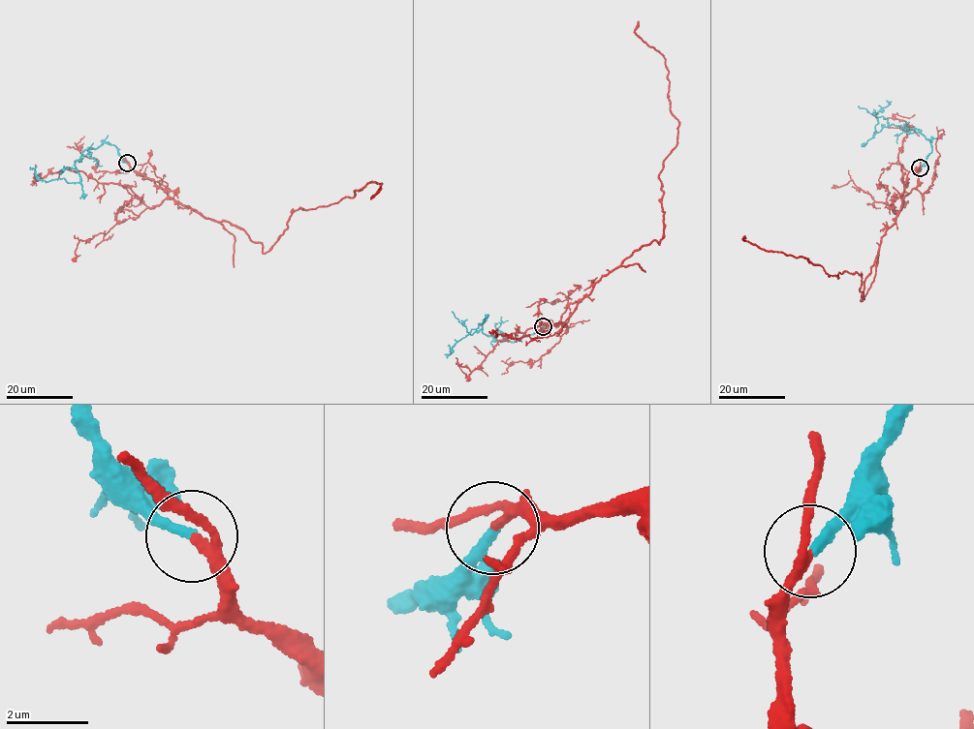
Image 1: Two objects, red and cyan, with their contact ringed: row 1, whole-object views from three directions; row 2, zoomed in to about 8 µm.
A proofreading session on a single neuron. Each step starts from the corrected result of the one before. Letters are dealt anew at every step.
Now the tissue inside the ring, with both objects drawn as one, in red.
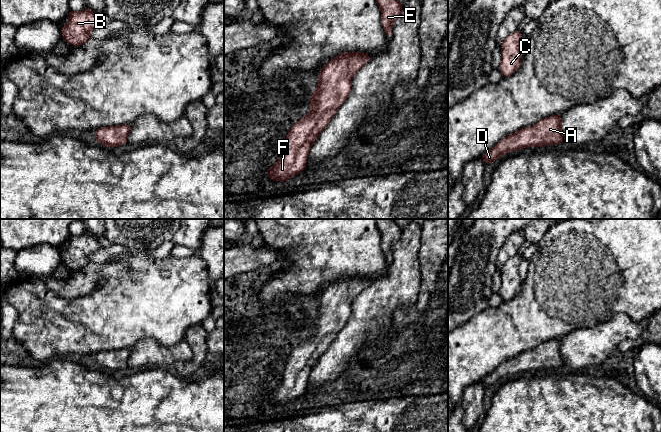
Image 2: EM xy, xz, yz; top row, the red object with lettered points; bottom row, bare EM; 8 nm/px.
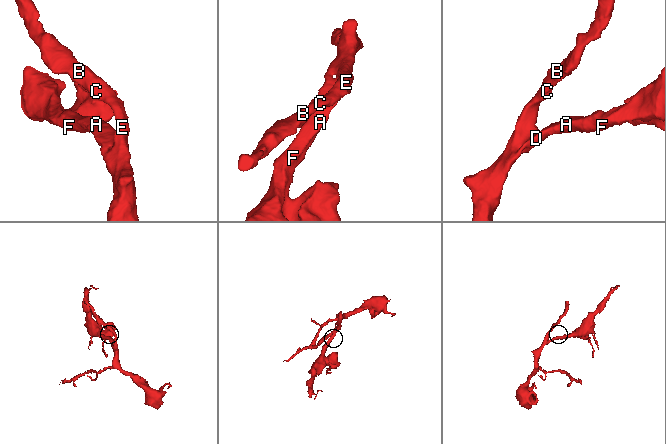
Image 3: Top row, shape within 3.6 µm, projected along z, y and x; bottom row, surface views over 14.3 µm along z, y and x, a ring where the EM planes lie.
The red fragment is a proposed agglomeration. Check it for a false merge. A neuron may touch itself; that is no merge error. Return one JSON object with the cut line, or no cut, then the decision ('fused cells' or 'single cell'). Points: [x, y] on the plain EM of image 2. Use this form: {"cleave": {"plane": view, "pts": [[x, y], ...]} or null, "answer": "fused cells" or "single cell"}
{"cleave": null, "answer": "single cell"}

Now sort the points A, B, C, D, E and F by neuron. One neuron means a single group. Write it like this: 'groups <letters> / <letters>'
groups A B C D E F

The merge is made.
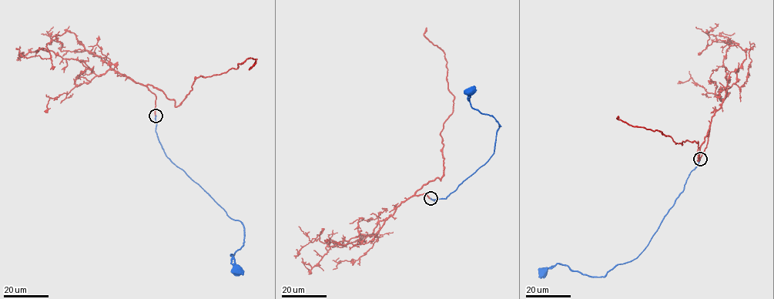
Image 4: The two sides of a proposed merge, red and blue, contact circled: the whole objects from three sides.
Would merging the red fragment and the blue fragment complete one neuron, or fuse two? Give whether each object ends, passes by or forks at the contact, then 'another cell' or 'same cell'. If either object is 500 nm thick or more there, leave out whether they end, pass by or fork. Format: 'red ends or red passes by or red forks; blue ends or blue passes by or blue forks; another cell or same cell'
red ends; blue ends; another cell

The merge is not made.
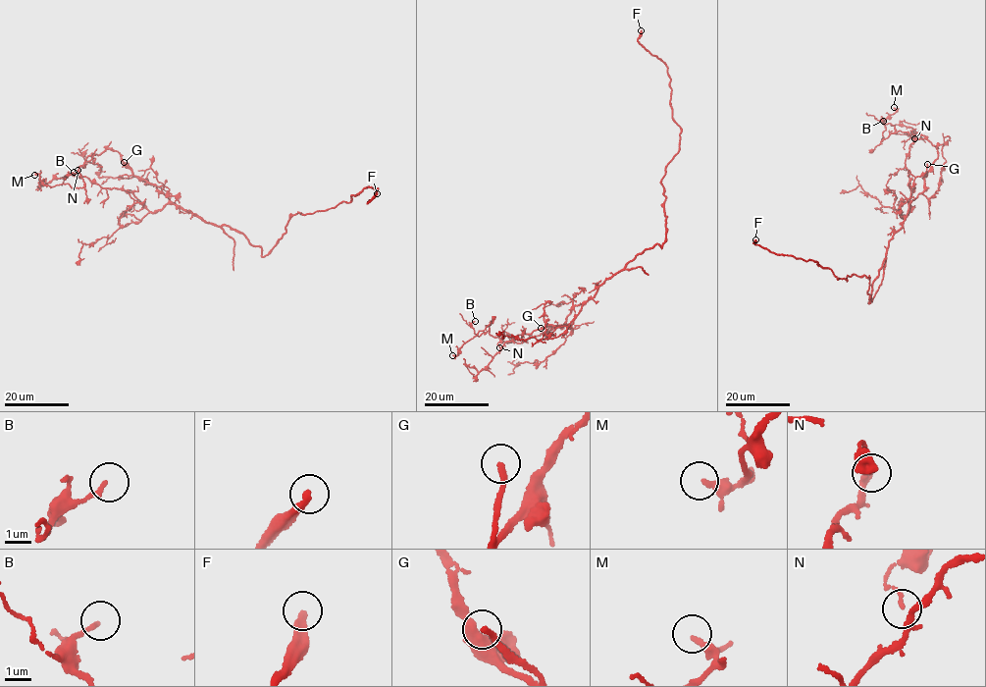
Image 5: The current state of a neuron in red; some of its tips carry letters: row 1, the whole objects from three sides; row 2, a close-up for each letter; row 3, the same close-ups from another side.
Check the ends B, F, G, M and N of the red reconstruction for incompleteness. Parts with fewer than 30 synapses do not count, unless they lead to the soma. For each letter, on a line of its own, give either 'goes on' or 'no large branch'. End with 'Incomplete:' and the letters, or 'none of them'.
B: no large branch
F: goes on
G: goes on
M: no large branch
N: no large branch
Incomplete: F, G

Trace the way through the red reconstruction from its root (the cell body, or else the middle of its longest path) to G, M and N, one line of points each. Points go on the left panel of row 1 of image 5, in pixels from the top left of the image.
G: (243, 235), (228, 226), (207, 223), (175, 204), (155, 185), (133, 175), (132, 169), (124, 162)
M: (243, 235), (175, 204), (133, 175), (116, 151), (86, 157), (77, 170), (81, 187), (50, 186), (34, 175)
N: (243, 235), (207, 223), (175, 204), (133, 175), (116, 151), (86, 157), (77, 170)

